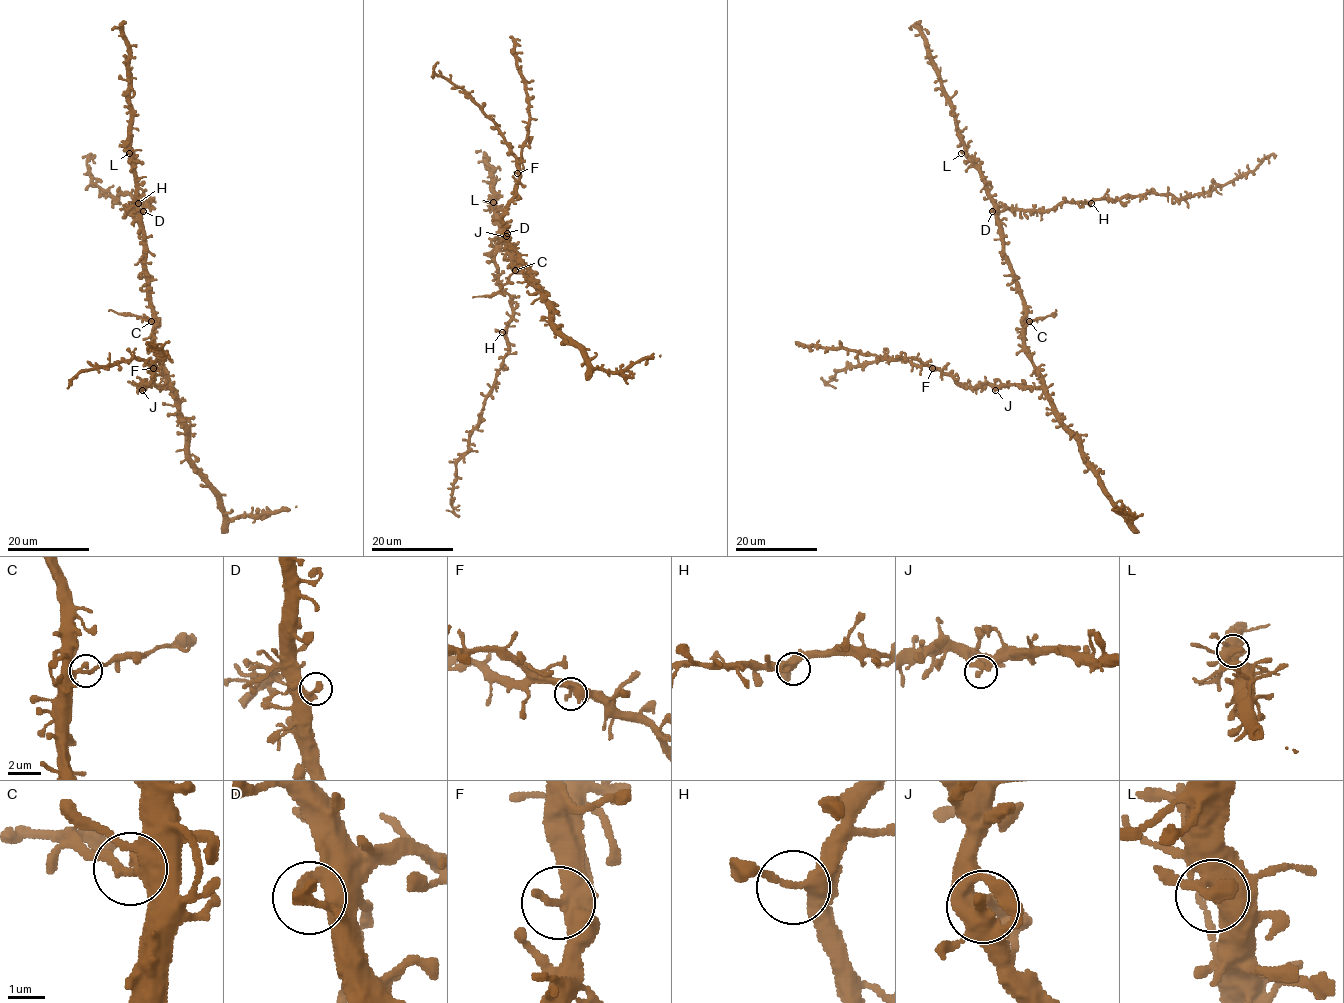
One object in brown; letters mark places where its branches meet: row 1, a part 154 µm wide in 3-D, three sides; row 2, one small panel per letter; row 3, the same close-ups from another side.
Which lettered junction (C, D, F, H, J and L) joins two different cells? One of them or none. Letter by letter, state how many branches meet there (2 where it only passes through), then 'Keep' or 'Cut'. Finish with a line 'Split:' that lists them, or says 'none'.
C: Branches: 2. Cut
D: Branches: 2. Keep
F: Branches: 2. Keep
H: Branches: 2. Keep
J: Branches: 2. Keep
L: Branches: 2. Keep
Split: C

